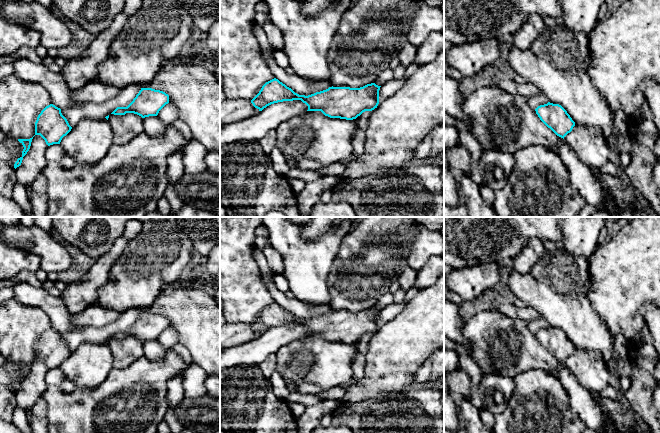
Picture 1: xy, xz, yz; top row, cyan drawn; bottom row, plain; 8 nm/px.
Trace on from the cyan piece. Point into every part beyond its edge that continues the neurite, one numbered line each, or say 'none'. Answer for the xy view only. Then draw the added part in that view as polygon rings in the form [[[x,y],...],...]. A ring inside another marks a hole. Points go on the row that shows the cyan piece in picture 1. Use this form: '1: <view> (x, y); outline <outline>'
none

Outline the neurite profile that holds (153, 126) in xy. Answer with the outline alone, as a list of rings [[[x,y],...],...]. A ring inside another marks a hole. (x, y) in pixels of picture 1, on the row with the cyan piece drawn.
[[[158,116],[145,117],[143,127],[144,133],[153,137],[162,136],[166,129],[166,125],[158,118]]]

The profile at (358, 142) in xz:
[[[365,111],[360,116],[358,116],[355,121],[357,124],[357,131],[352,139],[353,146],[353,156],[359,156],[364,152],[365,141],[366,141],[366,129],[367,129],[367,119],[371,111]]]

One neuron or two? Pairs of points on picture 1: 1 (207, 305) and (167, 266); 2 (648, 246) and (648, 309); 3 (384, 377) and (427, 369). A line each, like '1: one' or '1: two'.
1: two
2: two
3: two

